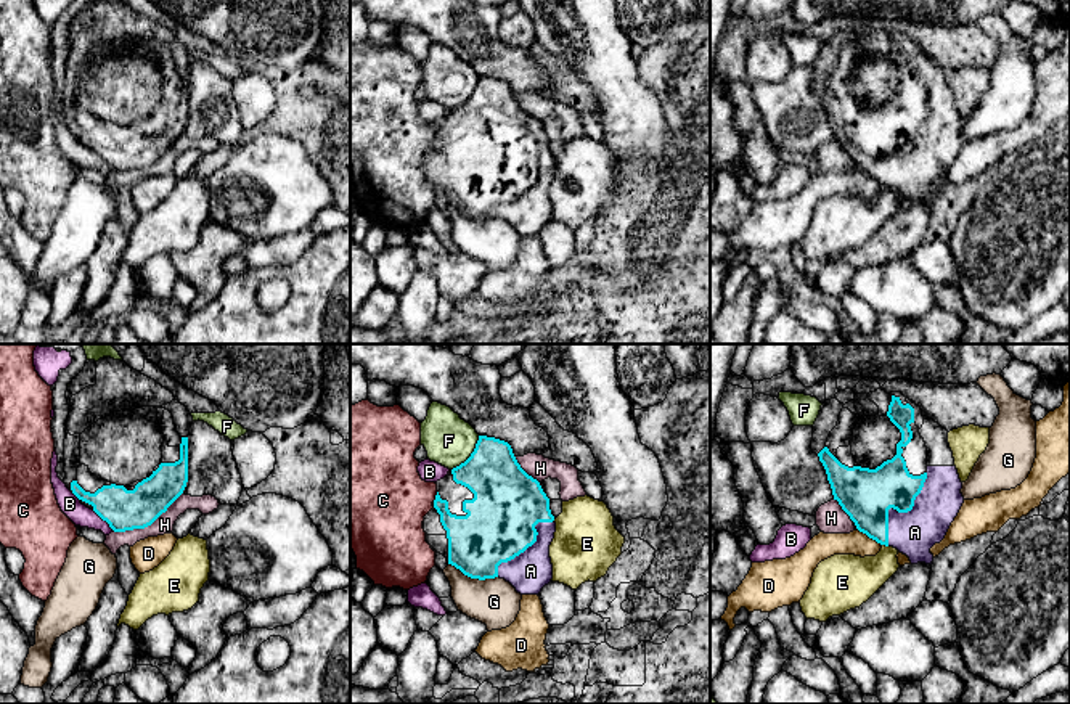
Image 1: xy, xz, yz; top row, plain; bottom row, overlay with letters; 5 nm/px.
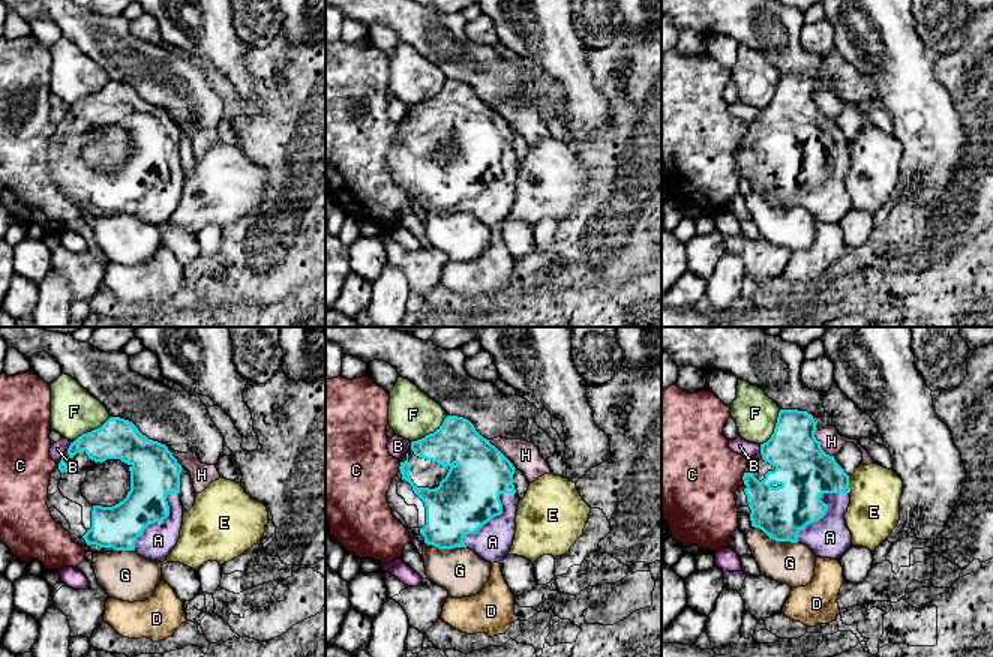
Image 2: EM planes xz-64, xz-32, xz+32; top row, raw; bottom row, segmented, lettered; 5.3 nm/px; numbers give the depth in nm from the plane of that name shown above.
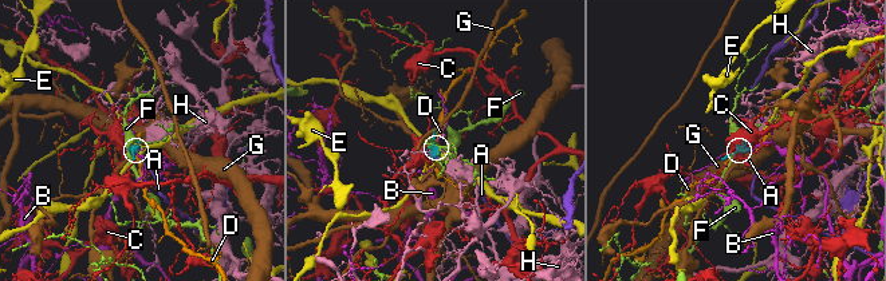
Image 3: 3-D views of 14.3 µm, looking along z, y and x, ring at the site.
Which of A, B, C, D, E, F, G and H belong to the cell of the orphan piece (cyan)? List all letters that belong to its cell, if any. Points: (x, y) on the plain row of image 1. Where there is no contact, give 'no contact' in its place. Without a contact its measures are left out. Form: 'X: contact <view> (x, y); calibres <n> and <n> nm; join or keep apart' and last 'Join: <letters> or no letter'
A: contact yz (900, 151); calibres 260 and 220 nm; join
B: contact xy (103, 159); calibres 200 and 100 nm; keep apart
C: contact xz (436, 137); calibres 220 and 420 nm; keep apart
D: contact yz (869, 177); calibres 260 and 130 nm; keep apart
E: contact yz (884, 184); calibres 260 and 260 nm; keep apart
F: contact xz (471, 95); calibres 300 and 260 nm; keep apart
G: contact xz (473, 217); calibres 320 and 240 nm; keep apart
H: contact xy (148, 164); calibres 200 and 100 nm; keep apart
Join: A

